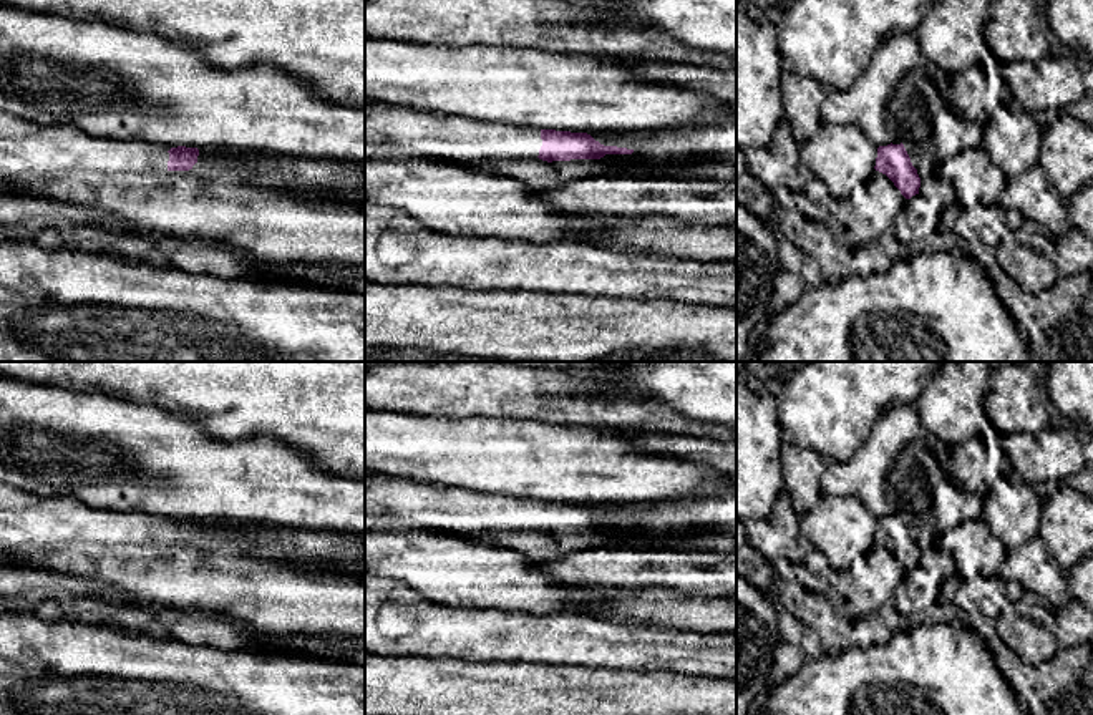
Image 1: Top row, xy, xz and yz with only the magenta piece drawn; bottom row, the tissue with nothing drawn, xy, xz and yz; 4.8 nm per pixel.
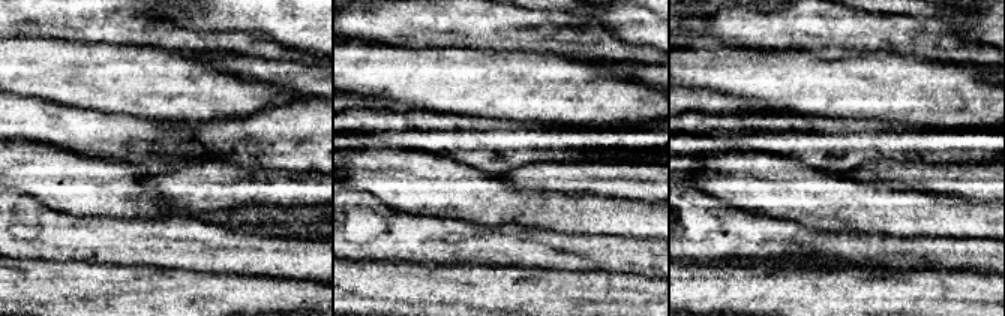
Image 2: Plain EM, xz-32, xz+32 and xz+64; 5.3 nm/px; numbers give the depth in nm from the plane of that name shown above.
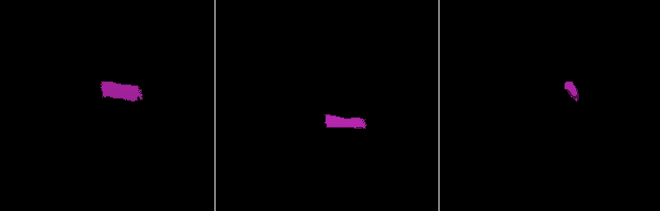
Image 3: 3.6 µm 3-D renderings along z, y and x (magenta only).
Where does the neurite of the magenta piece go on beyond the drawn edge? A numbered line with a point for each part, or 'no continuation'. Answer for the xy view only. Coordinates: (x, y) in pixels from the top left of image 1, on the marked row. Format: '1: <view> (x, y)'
1: xy (30, 153)

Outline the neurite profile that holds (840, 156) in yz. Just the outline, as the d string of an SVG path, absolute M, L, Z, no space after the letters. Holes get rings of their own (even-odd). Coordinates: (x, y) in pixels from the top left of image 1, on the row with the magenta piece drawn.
M821 123L818 129L799 144L799 158L838 199L846 199L857 184L866 184L876 166L877 146L857 128L844 124Z

